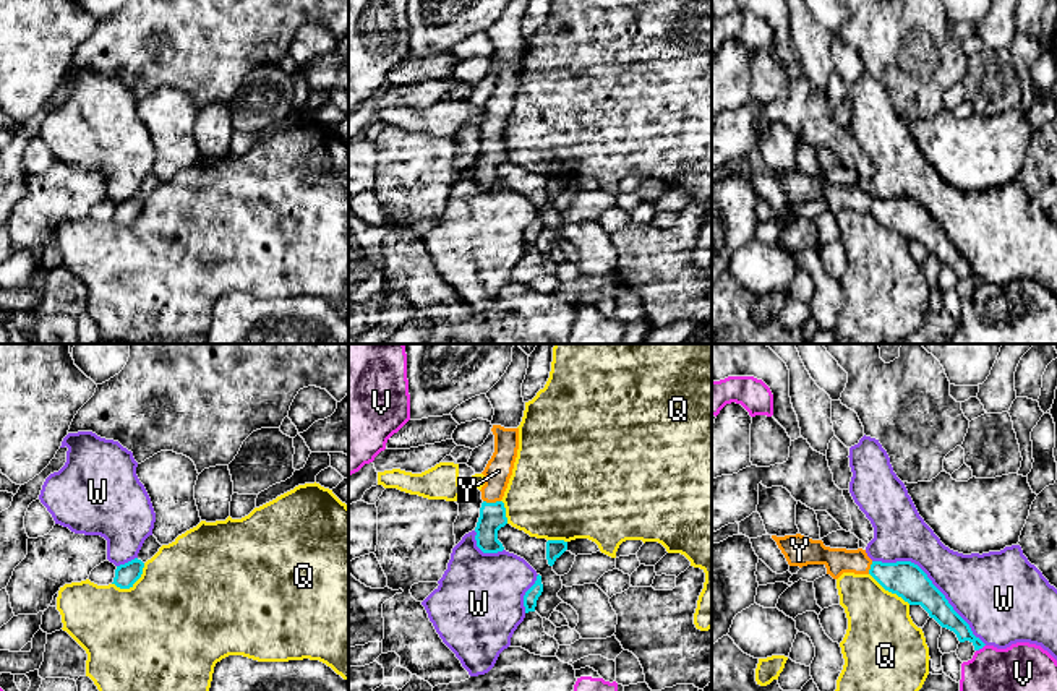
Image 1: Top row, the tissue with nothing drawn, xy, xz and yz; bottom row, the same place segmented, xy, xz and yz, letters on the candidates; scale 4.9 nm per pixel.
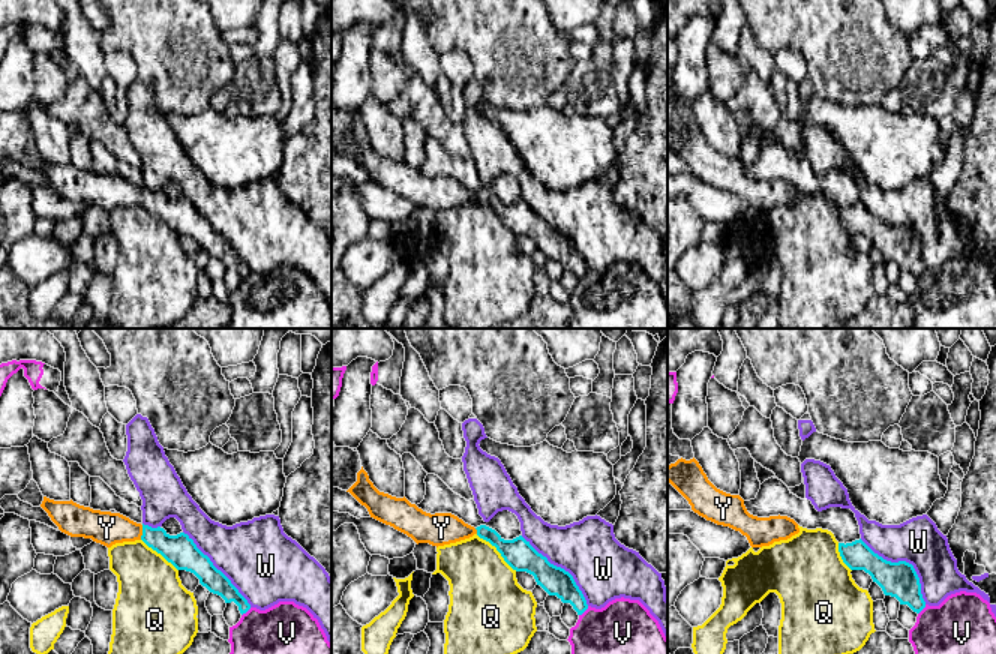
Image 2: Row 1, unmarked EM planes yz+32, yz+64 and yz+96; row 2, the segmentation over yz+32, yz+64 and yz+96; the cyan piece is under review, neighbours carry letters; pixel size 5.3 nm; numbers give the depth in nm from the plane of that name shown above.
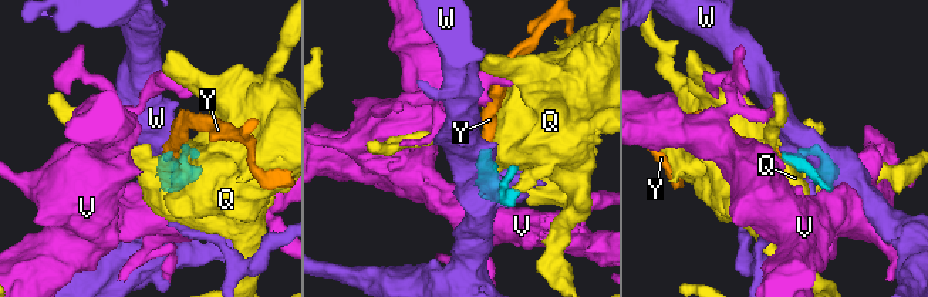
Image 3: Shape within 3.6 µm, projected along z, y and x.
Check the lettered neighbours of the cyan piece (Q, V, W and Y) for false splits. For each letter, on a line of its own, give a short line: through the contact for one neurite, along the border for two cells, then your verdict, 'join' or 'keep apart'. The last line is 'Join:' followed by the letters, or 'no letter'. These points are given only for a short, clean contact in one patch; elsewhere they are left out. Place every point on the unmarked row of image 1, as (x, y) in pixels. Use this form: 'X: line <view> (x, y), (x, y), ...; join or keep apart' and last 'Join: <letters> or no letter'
Q: keep apart
V: line yz (984, 281), (976, 287); keep apart
W: keep apart
Y: line xz (492, 154), (492, 140), (498, 107); join
Join: Y

